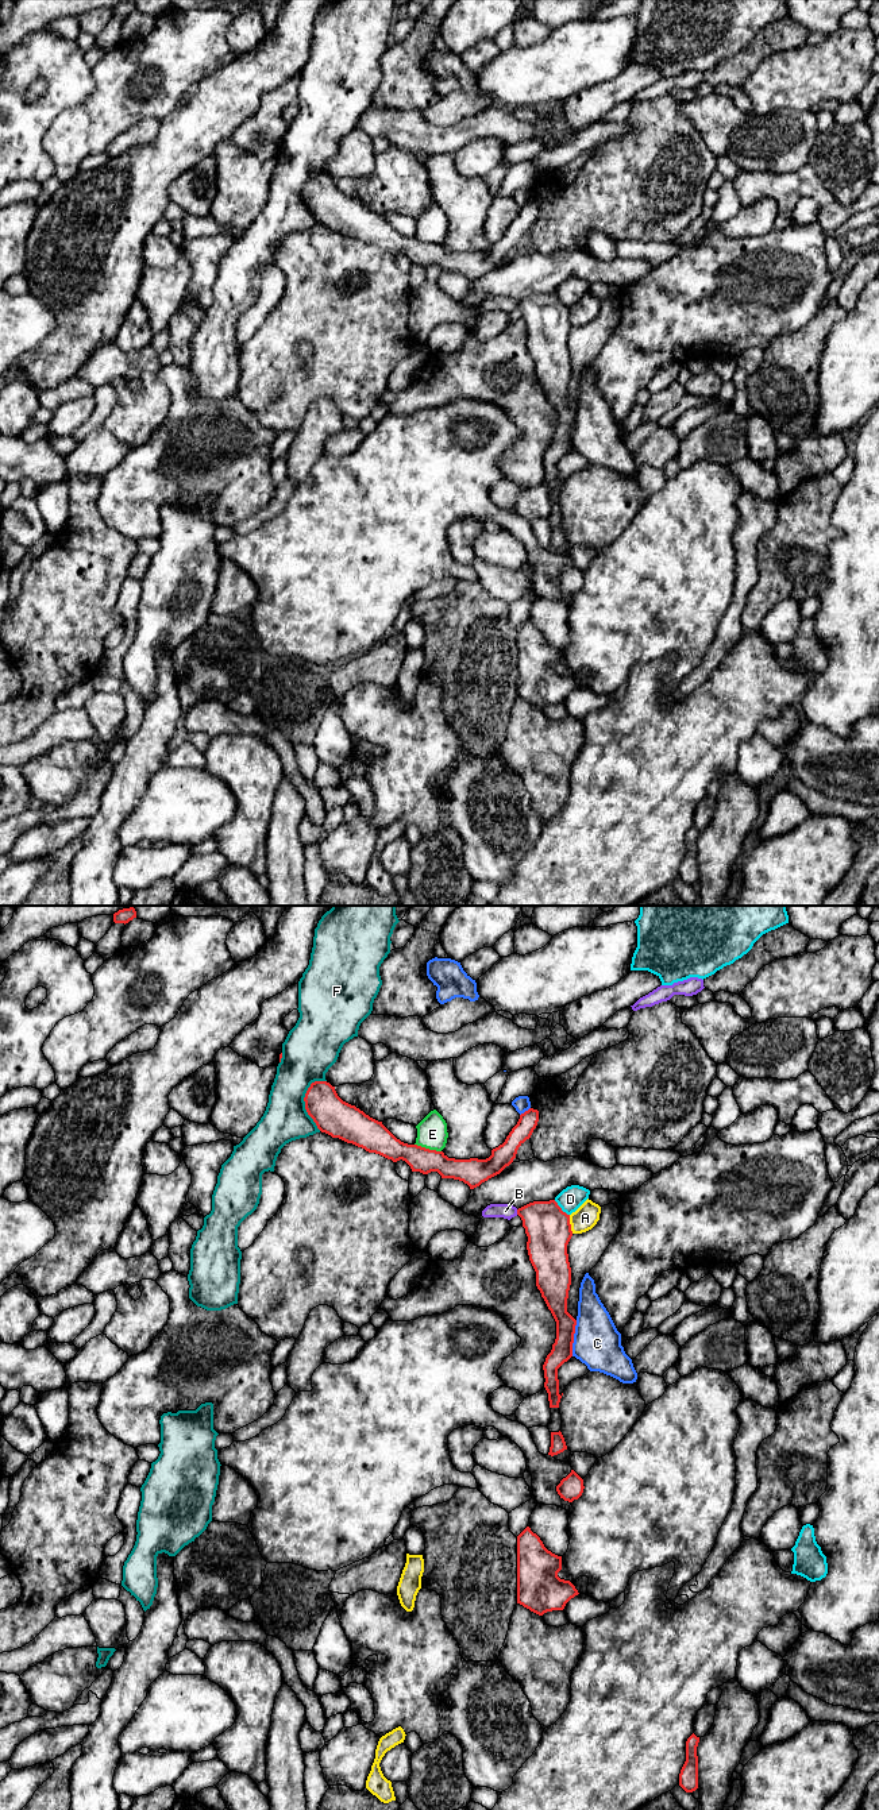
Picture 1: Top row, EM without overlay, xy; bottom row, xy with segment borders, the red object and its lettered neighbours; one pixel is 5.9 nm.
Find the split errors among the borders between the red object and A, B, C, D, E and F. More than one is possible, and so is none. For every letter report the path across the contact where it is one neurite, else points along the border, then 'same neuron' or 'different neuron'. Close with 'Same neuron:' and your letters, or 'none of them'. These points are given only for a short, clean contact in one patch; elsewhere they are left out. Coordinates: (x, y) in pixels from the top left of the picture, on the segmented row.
A: border along xy (569, 1215), (573, 1232); different neuron
B: different neuron
C: different neuron
D: different neuron
E: border along xy (415, 1143), (440, 1152); different neuron
F: different neuron
Same neuron: none of them

